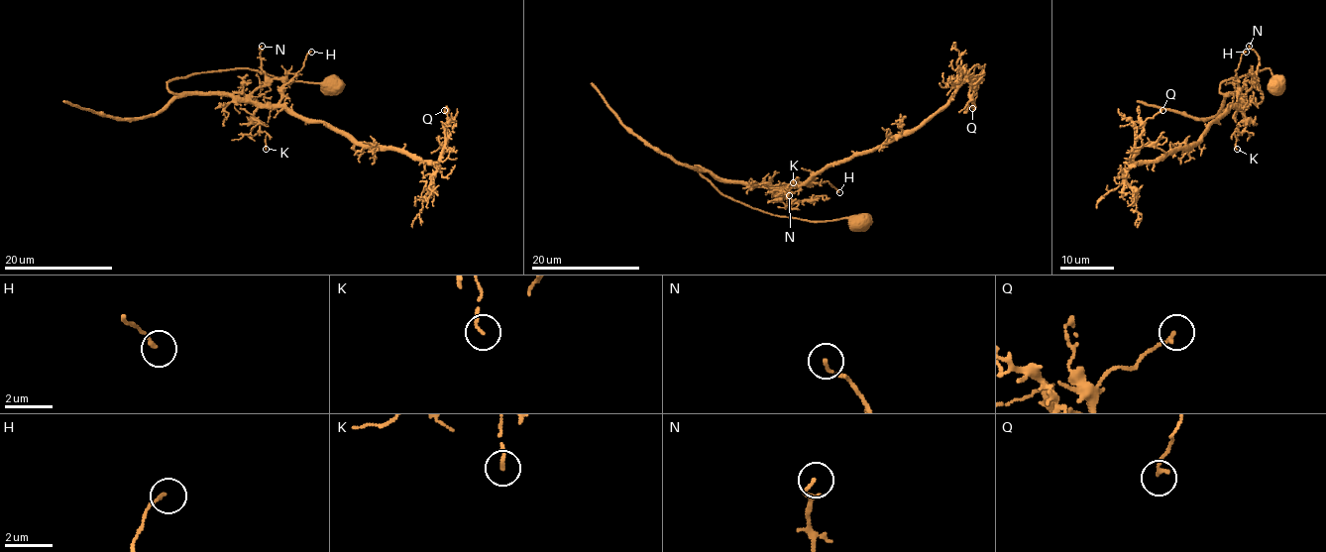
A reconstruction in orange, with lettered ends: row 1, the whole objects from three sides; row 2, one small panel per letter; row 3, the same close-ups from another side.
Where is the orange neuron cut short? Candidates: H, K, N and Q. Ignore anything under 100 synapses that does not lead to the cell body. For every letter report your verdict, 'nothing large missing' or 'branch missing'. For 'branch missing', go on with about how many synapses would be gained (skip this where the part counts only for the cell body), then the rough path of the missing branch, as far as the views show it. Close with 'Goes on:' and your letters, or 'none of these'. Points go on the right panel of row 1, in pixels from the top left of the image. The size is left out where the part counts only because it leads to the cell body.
H: nothing large missing
K: nothing large missing
N: nothing large missing
Q: nothing large missing
Goes on: none of these

